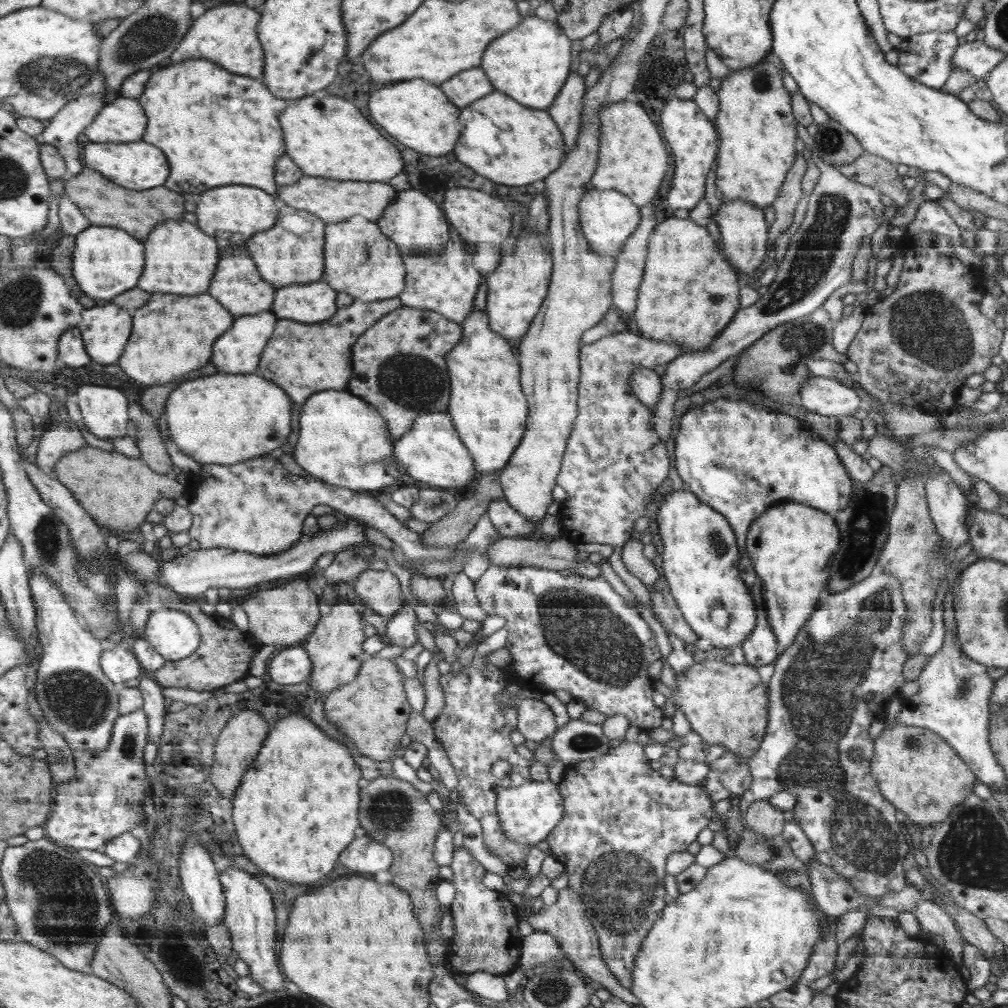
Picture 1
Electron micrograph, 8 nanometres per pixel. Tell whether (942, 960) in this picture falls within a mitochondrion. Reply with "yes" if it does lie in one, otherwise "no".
no

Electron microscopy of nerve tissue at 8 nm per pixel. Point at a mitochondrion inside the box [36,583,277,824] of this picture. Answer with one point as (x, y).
(75, 697)

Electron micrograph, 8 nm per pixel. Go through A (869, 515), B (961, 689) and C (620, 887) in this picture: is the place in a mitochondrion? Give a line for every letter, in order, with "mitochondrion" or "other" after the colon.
A: mitochondrion
B: mitochondrion
C: mitochondrion

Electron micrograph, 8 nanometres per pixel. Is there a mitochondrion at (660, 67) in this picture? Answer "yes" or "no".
yes

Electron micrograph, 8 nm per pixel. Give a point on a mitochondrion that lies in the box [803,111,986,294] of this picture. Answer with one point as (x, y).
(830, 140)

